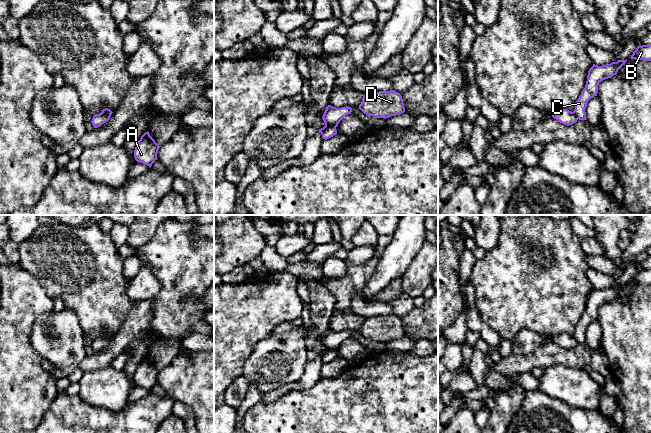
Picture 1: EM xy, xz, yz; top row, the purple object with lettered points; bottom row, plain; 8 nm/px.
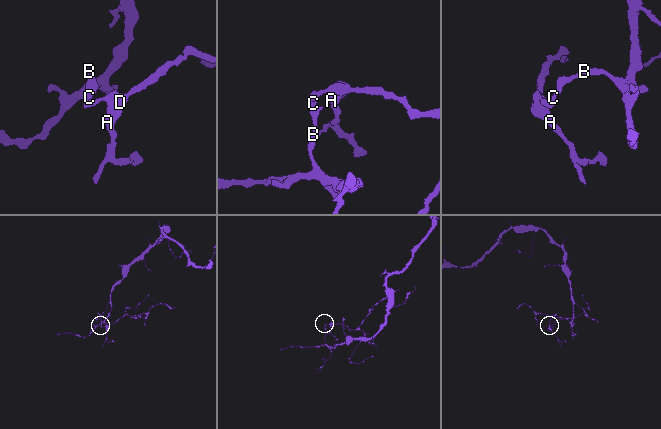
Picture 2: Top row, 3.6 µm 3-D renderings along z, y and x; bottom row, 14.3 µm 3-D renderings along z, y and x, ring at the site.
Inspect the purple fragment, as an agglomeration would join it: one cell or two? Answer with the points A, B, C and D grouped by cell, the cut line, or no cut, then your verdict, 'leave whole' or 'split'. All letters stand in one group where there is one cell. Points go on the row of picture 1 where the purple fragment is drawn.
A D / B C; cut in xz along (335, 126), (327, 126), (321, 133); split

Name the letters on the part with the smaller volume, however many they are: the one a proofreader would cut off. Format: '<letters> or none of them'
A, D

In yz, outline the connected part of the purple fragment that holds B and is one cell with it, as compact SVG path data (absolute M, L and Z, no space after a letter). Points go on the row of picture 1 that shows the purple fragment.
M651 45L638 46L630 57L631 59L643 59L645 61L651 61Z

